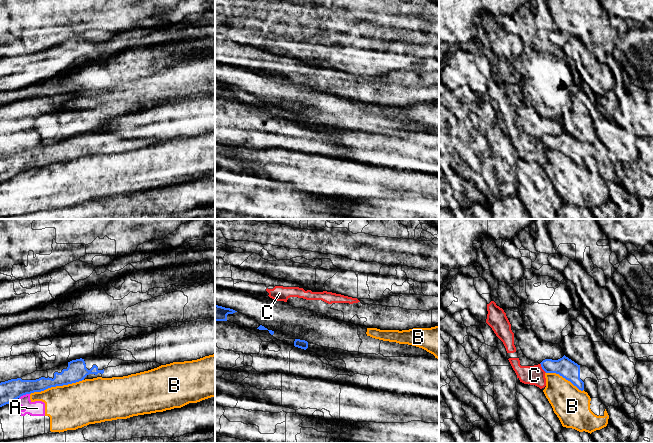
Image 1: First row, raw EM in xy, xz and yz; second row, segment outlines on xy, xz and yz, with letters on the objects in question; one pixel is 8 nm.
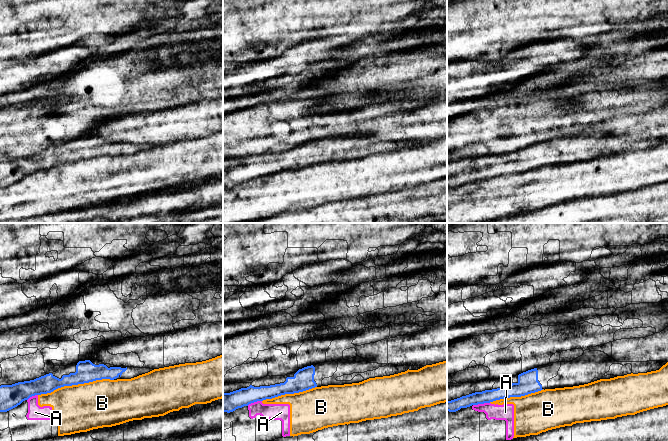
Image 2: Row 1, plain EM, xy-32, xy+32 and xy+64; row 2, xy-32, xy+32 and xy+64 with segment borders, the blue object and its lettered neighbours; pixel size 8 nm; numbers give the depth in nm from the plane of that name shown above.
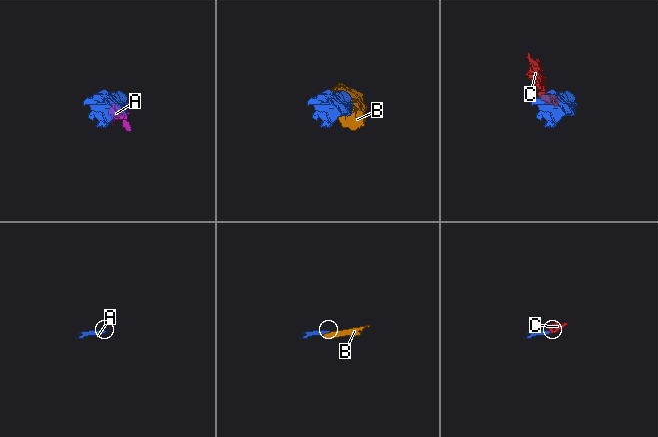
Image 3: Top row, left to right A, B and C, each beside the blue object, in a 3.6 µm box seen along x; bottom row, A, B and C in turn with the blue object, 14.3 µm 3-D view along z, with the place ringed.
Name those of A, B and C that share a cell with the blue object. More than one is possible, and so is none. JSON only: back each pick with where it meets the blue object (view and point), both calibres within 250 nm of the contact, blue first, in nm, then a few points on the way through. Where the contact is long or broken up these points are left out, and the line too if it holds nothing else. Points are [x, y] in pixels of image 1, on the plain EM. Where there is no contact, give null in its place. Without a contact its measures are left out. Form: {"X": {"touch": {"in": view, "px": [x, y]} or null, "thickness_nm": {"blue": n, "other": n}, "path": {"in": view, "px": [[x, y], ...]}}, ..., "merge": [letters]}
{"merge": []}

